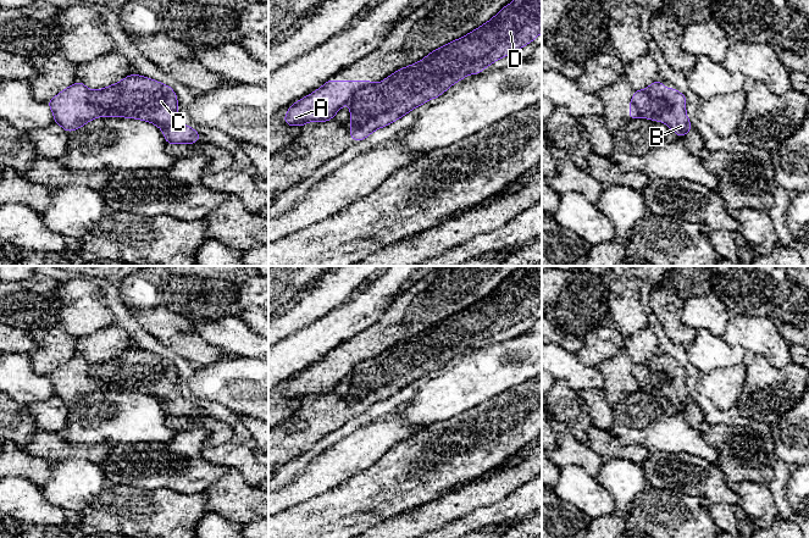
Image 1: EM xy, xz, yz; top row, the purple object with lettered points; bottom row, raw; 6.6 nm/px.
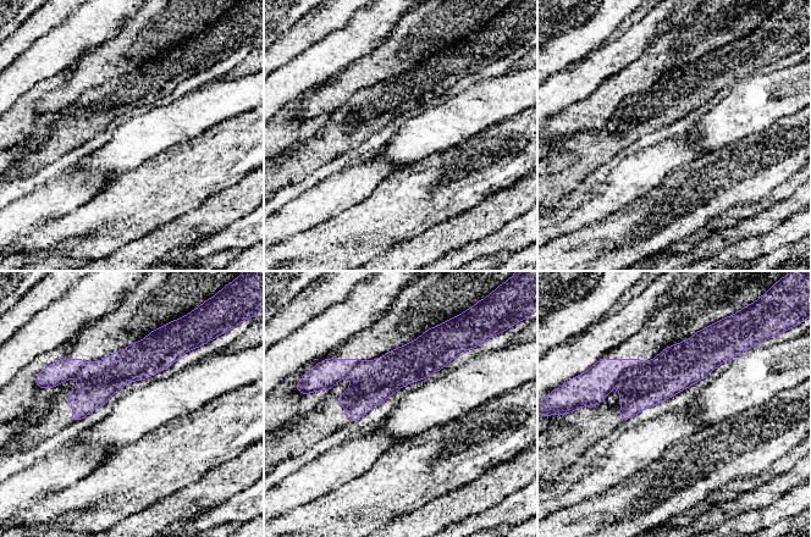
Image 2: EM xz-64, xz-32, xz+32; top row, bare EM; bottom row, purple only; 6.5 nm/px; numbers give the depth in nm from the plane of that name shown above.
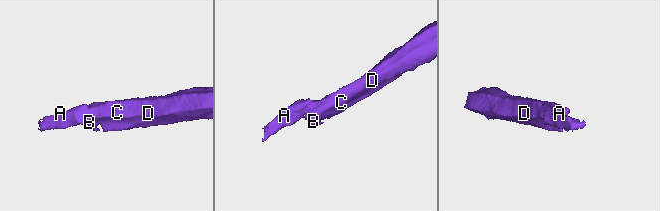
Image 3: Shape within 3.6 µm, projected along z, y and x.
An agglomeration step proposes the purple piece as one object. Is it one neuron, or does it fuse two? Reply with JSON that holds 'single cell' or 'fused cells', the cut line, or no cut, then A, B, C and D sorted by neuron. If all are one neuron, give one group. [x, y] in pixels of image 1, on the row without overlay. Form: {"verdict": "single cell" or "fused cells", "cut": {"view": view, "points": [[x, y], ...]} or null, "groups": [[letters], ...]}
{"verdict": "fused cells", "cut": {"view": "xy", "points": [[89, 366], [89, 375], [104, 387]]}, "groups": [["A"], ["B", "C", "D"]]}

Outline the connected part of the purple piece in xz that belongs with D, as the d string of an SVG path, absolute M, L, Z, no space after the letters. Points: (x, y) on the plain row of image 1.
M521 266L489 295L467 309L431 325L422 334L398 343L379 356L362 360L348 375L350 411L361 415L376 403L401 392L412 382L442 368L467 348L477 348L498 332L530 317L542 306L542 266Z

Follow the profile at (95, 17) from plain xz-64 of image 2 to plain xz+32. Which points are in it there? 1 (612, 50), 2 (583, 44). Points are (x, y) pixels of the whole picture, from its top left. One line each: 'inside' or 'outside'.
1: inside
2: outside

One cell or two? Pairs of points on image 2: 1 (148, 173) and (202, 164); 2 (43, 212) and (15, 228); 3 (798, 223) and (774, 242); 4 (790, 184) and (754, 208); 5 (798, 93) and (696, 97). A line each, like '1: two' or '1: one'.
1: one
2: one
3: one
4: one
5: two

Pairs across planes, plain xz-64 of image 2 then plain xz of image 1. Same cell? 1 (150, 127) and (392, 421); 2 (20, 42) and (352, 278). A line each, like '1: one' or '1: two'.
1: two
2: one

